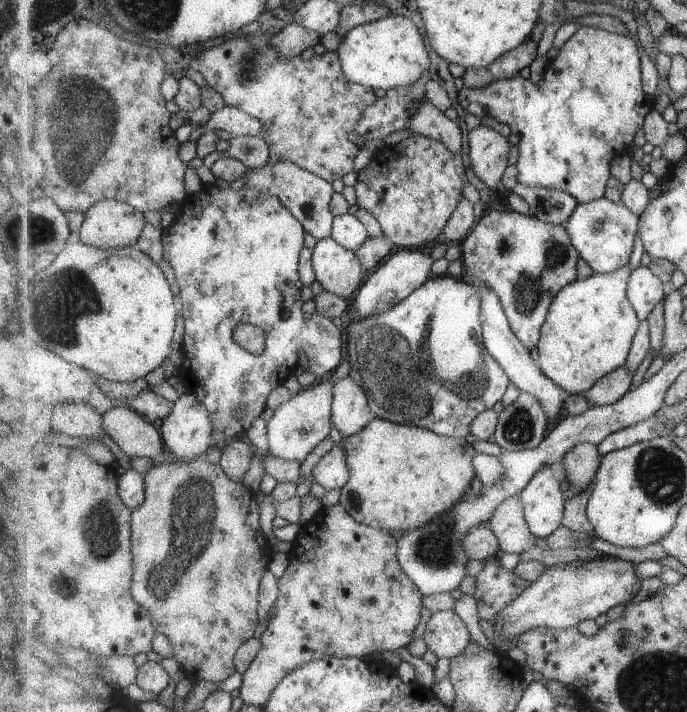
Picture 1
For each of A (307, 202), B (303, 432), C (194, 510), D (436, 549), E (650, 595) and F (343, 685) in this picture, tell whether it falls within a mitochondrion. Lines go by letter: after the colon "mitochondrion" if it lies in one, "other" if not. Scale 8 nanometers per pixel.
A: mitochondrion
B: mitochondrion
C: mitochondrion
D: mitochondrion
E: other
F: other

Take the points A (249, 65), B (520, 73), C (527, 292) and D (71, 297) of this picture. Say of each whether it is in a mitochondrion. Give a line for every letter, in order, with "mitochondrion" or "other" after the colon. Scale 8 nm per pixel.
A: mitochondrion
B: other
C: mitochondrion
D: mitochondrion

